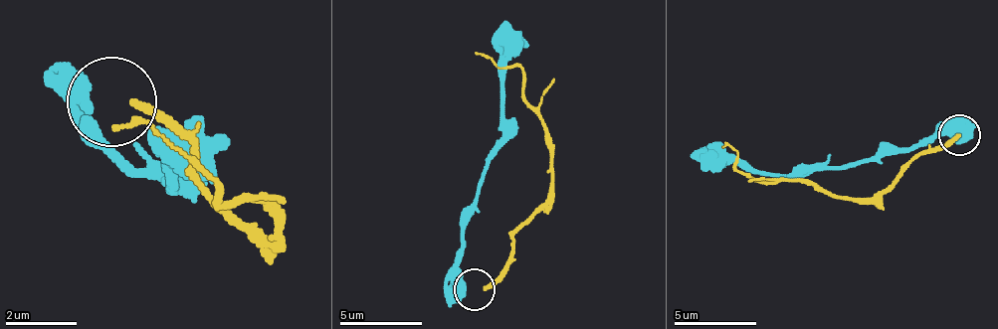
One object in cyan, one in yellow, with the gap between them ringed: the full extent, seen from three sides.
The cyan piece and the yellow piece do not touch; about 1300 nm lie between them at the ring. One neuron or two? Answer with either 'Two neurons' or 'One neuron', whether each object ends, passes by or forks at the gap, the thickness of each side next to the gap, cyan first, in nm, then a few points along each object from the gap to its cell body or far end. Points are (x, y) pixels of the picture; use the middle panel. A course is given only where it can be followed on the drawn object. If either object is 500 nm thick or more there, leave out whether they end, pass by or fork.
Two neurons. Thickness 800 nm (cyan) against 240 nm. Course of cyan: (466, 287), (458, 254), (462, 213), (475, 201), (487, 155), (503, 134), (503, 28), (507, 19). Course of yellow: (483, 287), (511, 250), (511, 234), (544, 201), (552, 147), (523, 97), (523, 73), (475, 53)

